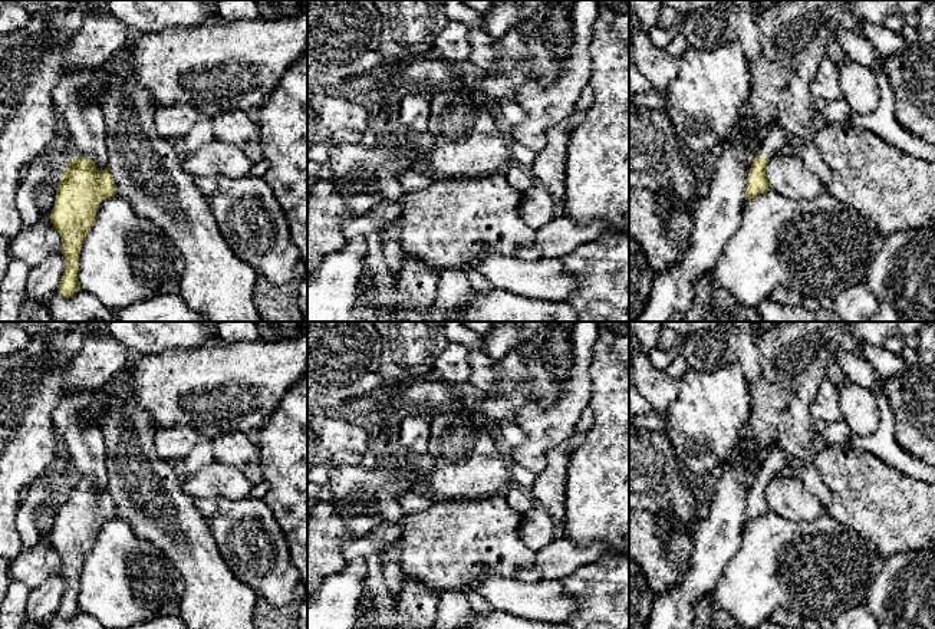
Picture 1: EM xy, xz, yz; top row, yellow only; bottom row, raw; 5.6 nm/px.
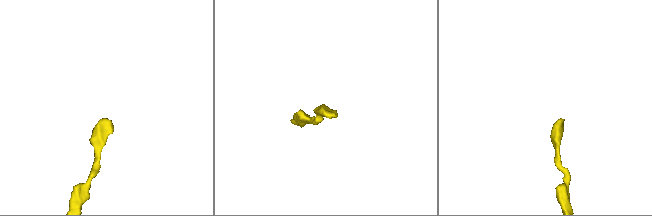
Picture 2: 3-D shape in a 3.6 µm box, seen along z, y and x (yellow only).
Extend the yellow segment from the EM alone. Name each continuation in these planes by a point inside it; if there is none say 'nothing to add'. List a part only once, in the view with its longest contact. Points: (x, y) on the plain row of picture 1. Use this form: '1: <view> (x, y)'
1: yz (774, 463)

